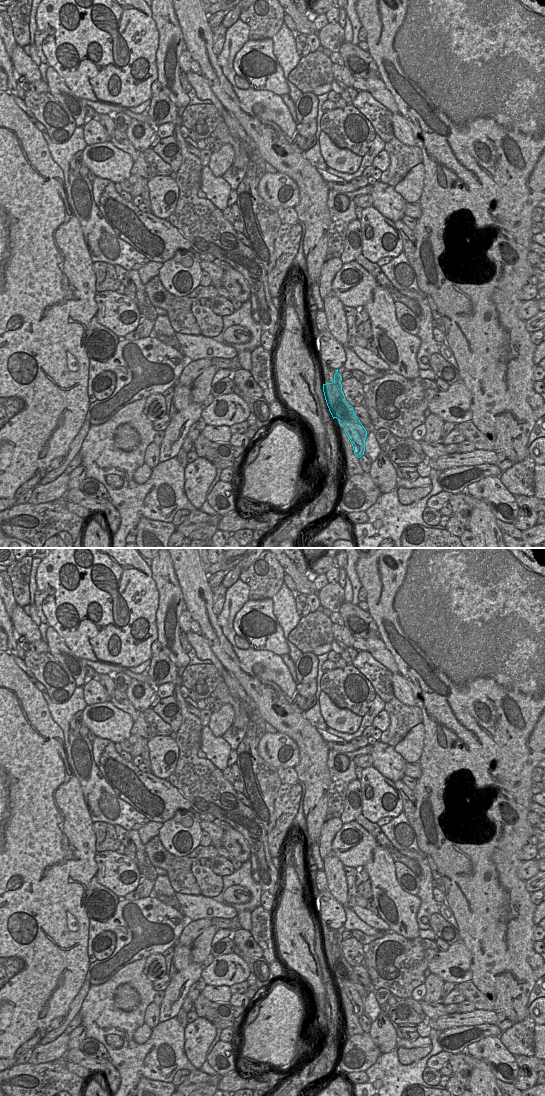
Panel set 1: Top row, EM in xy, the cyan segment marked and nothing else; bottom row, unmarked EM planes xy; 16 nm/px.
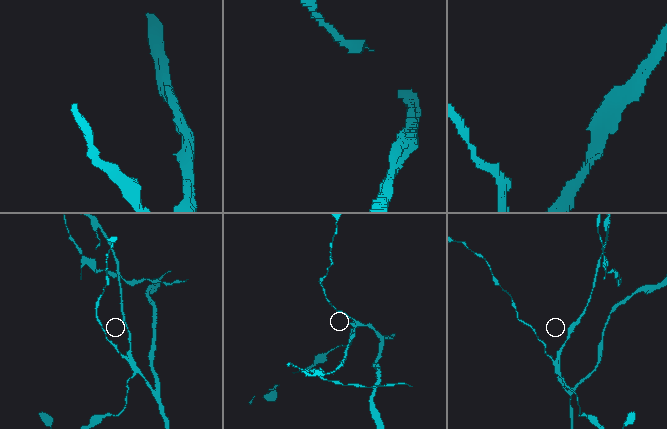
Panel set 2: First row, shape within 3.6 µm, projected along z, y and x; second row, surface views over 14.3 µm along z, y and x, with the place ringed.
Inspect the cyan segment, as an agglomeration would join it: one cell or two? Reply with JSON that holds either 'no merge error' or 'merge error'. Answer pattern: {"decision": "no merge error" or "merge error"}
{"decision": "merge error"}

